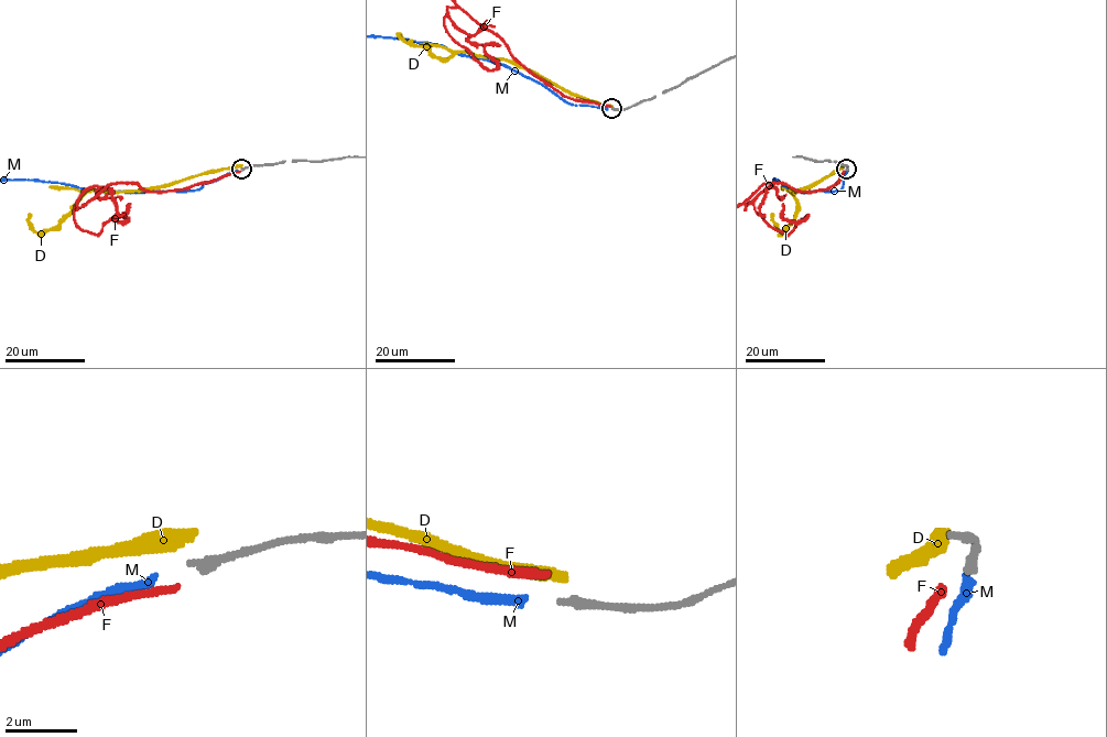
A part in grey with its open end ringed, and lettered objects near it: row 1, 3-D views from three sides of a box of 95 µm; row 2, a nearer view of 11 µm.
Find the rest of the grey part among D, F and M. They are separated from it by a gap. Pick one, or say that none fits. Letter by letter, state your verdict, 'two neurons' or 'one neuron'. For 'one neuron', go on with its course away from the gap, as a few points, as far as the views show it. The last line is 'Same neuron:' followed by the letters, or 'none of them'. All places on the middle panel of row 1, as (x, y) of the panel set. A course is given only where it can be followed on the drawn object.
D: two neurons
F: two neurons
M: one neuron
Same neuron: M

